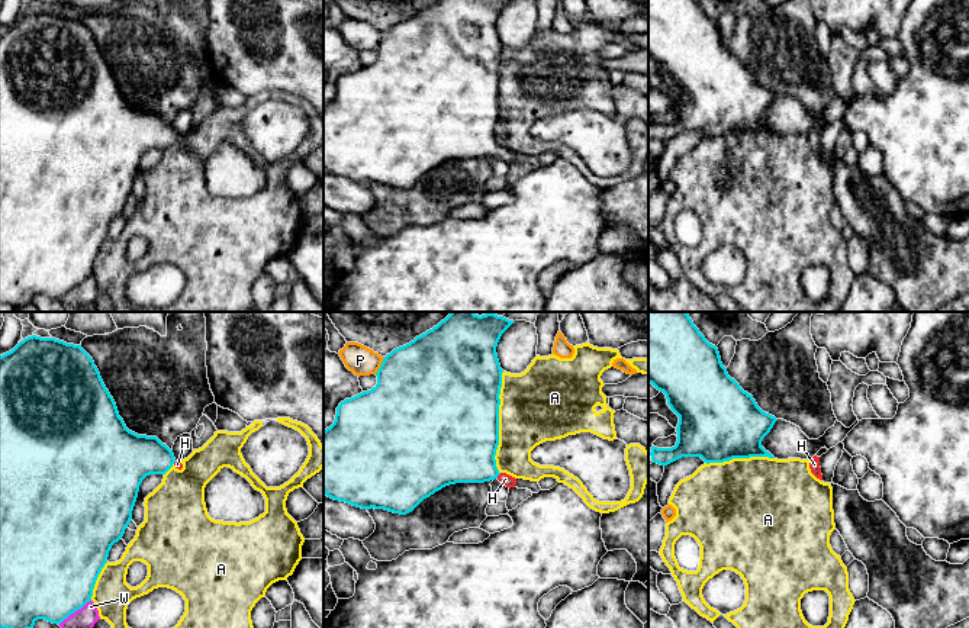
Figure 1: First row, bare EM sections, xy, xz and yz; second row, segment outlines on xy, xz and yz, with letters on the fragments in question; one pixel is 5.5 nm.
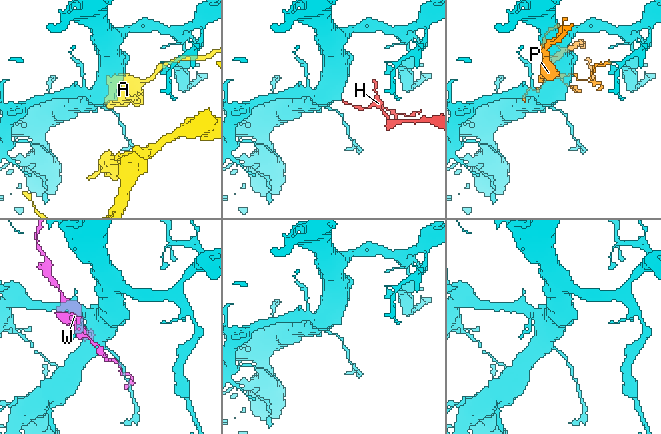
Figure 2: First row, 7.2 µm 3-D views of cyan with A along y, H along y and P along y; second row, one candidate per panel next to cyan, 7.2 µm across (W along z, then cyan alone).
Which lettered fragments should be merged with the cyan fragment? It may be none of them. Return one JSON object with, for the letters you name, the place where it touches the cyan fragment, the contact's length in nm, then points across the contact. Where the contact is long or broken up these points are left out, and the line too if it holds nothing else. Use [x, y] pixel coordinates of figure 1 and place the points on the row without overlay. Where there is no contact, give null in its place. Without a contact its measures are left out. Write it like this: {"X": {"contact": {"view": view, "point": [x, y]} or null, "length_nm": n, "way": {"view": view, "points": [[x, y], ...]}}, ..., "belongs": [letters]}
{"H": {"contact": {"view": "xz", "point": [498, 150]}, "length_nm": 40, "way": {"view": "xz", "points": [[462, 124], [479, 141], [498, 150], [505, 154]]}}, "belongs": ["H"]}

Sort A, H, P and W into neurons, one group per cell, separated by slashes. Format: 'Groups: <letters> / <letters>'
Groups: A / H / P / W

